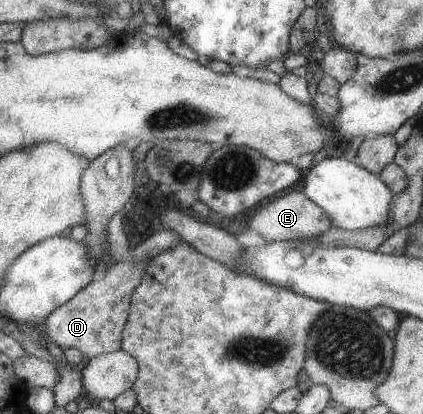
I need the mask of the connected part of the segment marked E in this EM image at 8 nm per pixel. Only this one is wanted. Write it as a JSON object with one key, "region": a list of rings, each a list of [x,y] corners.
{"region":[[[294,190],[285,195],[279,195],[277,199],[269,200],[267,205],[257,208],[246,225],[249,229],[256,231],[266,242],[310,239],[332,227],[329,216],[325,215],[323,209],[317,207],[317,204],[303,192]]]}

